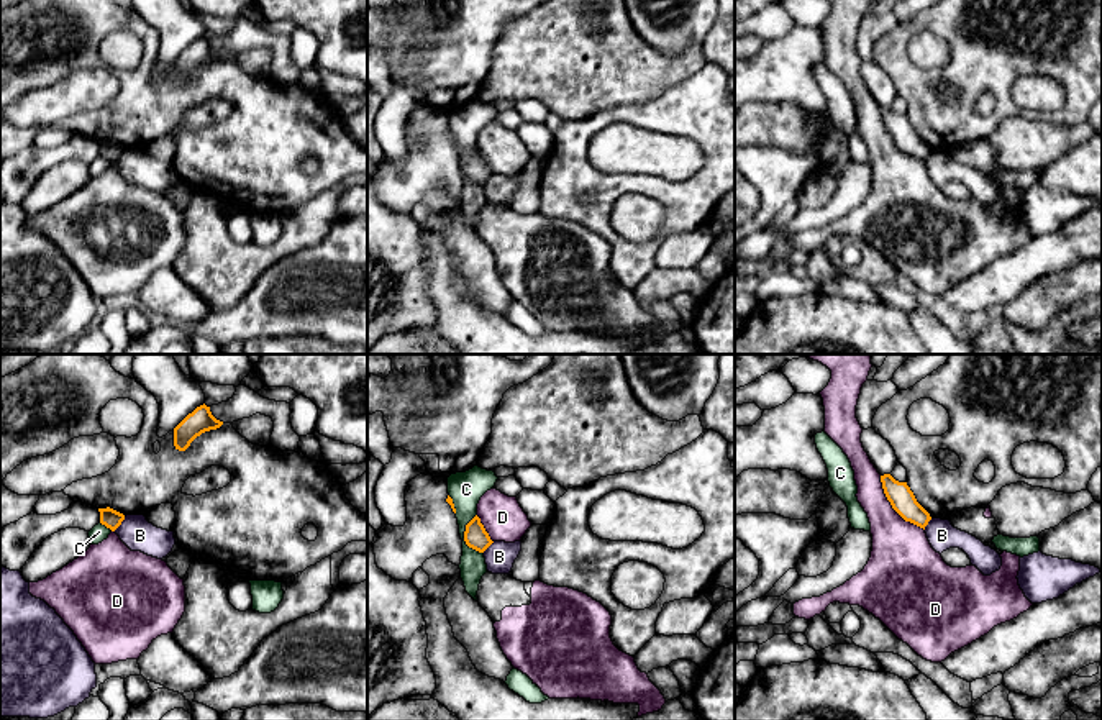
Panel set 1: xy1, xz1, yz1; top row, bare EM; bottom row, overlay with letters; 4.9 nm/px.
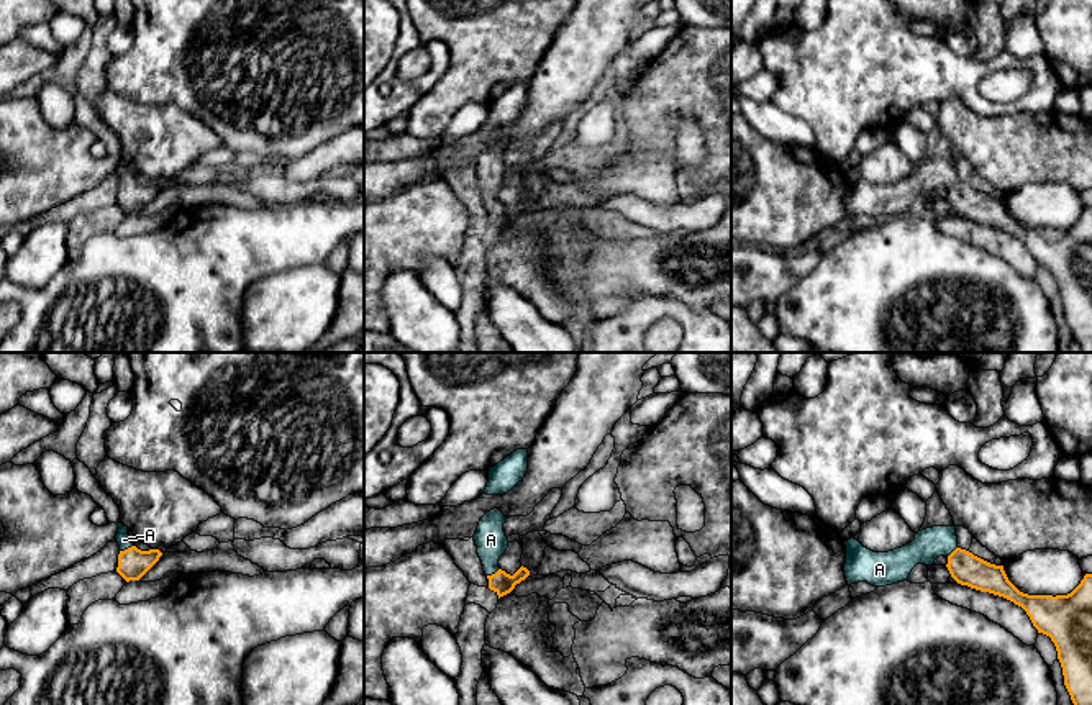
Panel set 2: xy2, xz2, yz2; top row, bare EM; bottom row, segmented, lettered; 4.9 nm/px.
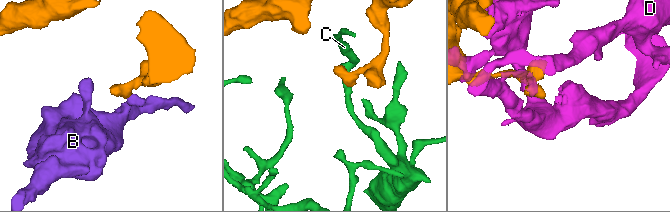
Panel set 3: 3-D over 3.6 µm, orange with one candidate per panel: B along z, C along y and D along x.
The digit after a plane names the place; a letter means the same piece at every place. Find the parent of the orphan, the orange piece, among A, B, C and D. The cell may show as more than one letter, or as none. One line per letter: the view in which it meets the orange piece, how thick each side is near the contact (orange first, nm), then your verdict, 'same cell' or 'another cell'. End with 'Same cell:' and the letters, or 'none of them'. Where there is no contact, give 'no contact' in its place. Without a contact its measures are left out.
A: xy2 | 150/70 nm | same cell
B: xy1 | 90/160 nm | another cell
C: xz1 | 120/160 nm | another cell
D: yz1 | 120/300 nm | another cell
Same cell: A

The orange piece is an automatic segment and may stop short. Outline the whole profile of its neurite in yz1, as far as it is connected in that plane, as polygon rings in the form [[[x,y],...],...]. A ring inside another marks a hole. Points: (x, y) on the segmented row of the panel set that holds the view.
[[[890,474],[881,476],[882,489],[892,508],[905,520],[925,530],[930,513],[917,502],[907,482],[895,481]]]

